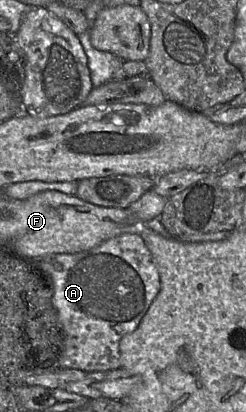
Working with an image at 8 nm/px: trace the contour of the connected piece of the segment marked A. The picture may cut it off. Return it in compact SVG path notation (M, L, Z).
M129 231L86 251L27 260L34 266L34 271L47 277L53 285L53 304L66 333L65 351L57 367L84 372L121 368L120 339L137 328L160 290L159 271L142 237L136 231Z

